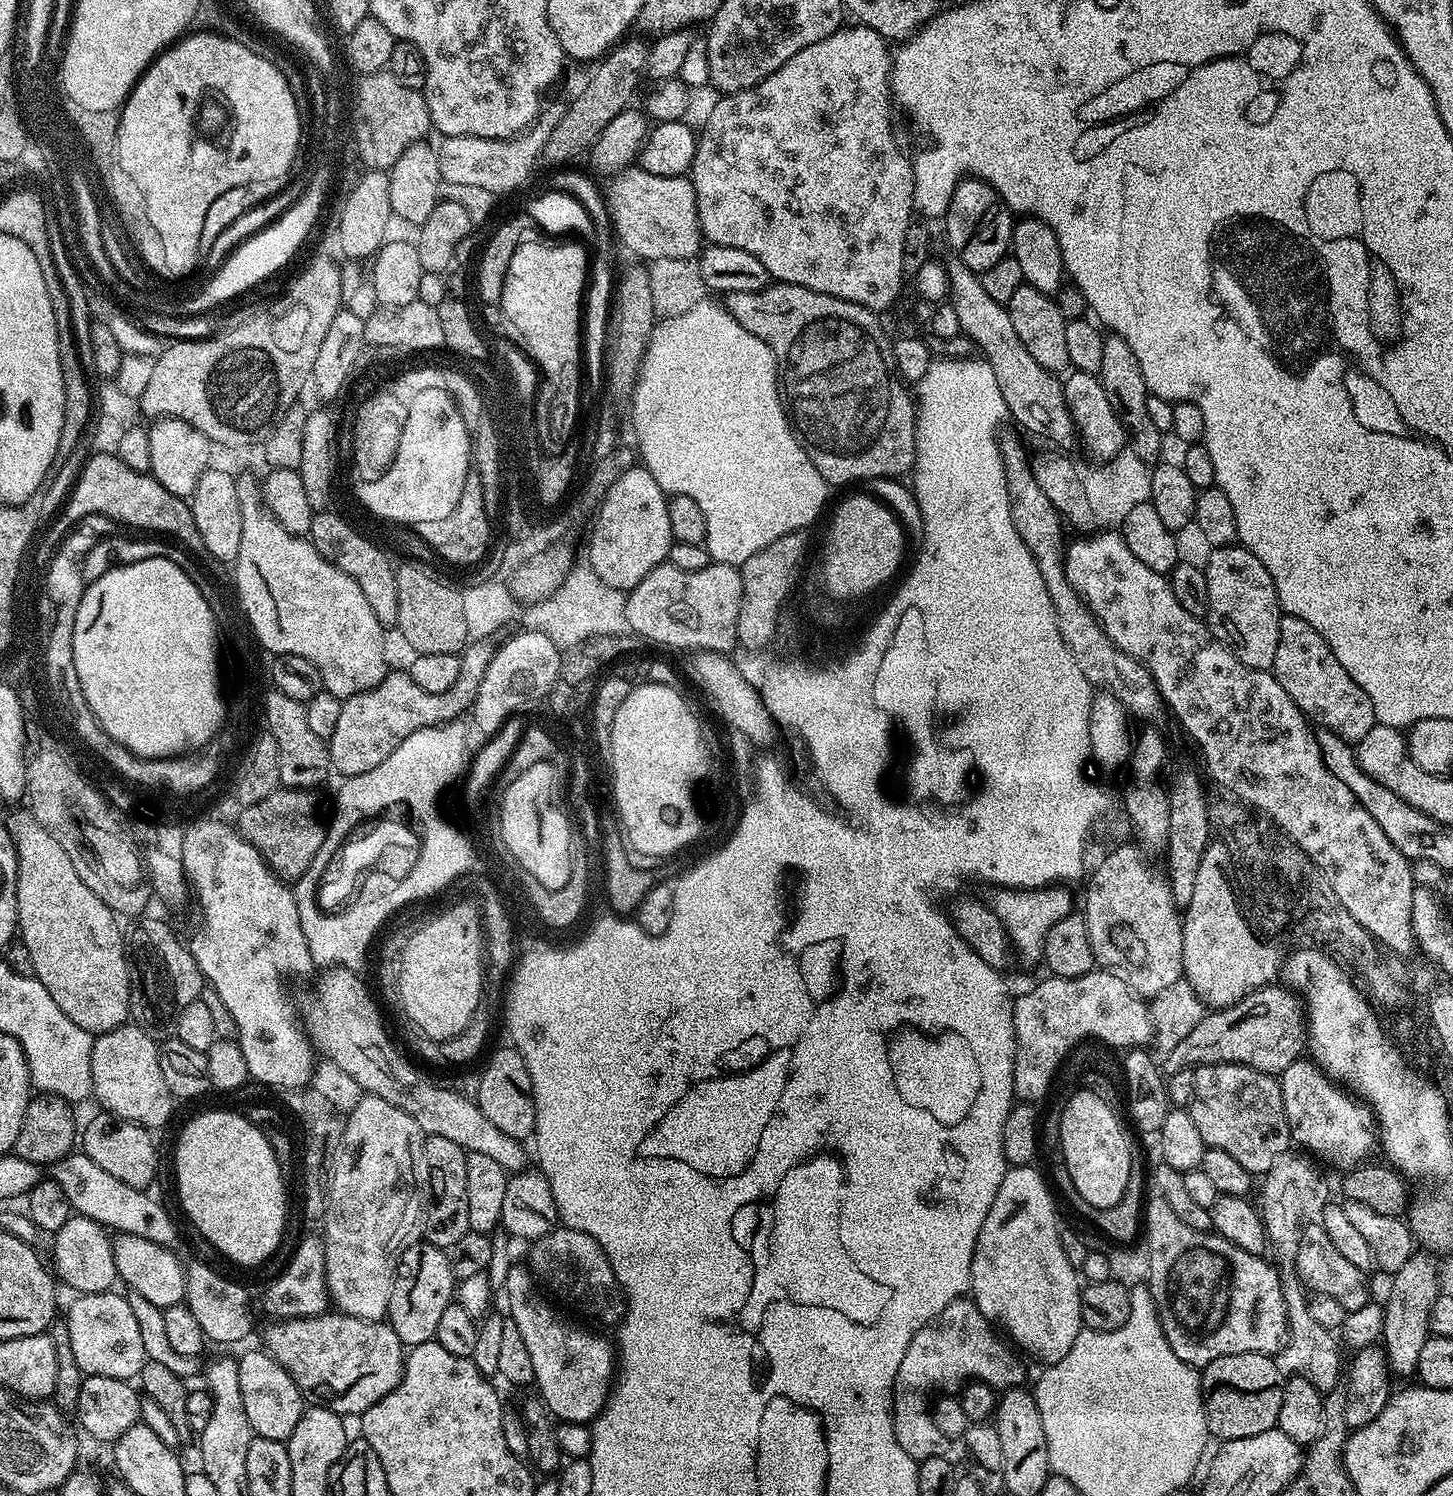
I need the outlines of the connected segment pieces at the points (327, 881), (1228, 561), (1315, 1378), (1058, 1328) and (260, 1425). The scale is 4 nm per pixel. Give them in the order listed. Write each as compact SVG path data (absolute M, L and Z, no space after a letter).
M386 820L370 832L359 836L345 841L337 857L331 860L330 866L323 872L318 888L318 904L323 911L336 911L348 904L359 889L362 882L360 876L366 870L376 868L390 872L392 876L390 878L397 880L405 877L419 858L421 841L419 833L400 822Z
M1242 546L1212 548L1208 553L1208 561L1202 564L1206 590L1210 594L1206 617L1208 627L1216 639L1238 649L1240 660L1247 668L1271 670L1274 654L1278 654L1282 609L1270 570L1266 570L1266 566Z
M1295 1151L1280 1154L1270 1170L1265 1172L1260 1200L1258 1199L1258 1211L1267 1231L1270 1253L1272 1252L1270 1258L1279 1274L1283 1301L1287 1308L1289 1335L1284 1348L1286 1358L1279 1357L1277 1364L1286 1376L1302 1377L1322 1394L1327 1394L1340 1384L1342 1378L1338 1352L1340 1344L1333 1331L1324 1328L1313 1318L1306 1290L1297 1274L1297 1256L1306 1226L1321 1221L1323 1210L1329 1204L1331 1196L1323 1174L1316 1168L1317 1163L1309 1155Z
M1036 1166L1009 1167L1002 1178L1002 1186L998 1186L998 1194L994 1194L994 1206L990 1206L990 1214L986 1214L986 1222L982 1222L982 1230L976 1239L970 1285L971 1299L975 1300L985 1318L1001 1329L1004 1327L1012 1335L1011 1343L1021 1353L1029 1352L1044 1366L1062 1362L1062 1358L1070 1354L1070 1346L1074 1346L1074 1338L1078 1338L1084 1322L1080 1305L1082 1280L1078 1269L1070 1266L1066 1250L1062 1250L1062 1224L1056 1221L1056 1200L1052 1197L1050 1184L1049 1188Z
M266 1350L248 1352L238 1360L238 1386L242 1390L242 1406L246 1406L246 1418L250 1418L253 1433L262 1438L287 1441L306 1407L306 1401L288 1371Z

